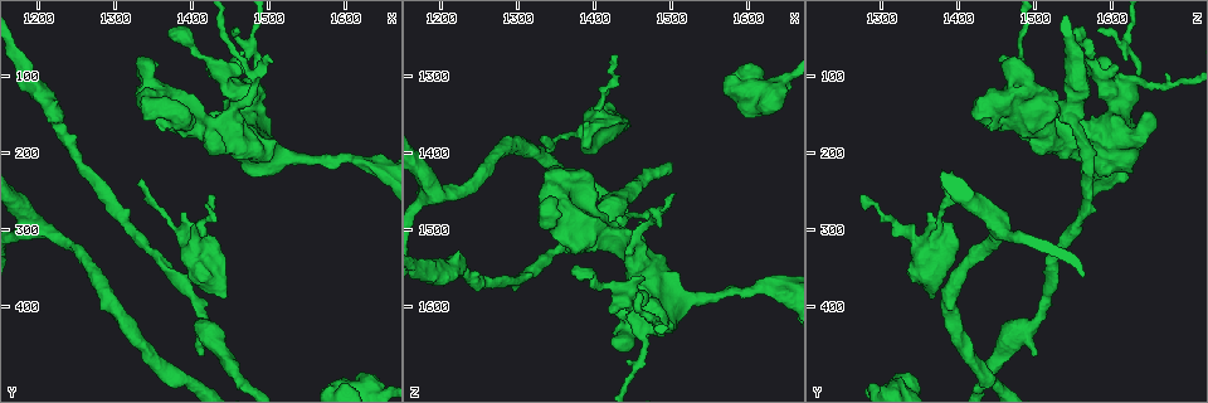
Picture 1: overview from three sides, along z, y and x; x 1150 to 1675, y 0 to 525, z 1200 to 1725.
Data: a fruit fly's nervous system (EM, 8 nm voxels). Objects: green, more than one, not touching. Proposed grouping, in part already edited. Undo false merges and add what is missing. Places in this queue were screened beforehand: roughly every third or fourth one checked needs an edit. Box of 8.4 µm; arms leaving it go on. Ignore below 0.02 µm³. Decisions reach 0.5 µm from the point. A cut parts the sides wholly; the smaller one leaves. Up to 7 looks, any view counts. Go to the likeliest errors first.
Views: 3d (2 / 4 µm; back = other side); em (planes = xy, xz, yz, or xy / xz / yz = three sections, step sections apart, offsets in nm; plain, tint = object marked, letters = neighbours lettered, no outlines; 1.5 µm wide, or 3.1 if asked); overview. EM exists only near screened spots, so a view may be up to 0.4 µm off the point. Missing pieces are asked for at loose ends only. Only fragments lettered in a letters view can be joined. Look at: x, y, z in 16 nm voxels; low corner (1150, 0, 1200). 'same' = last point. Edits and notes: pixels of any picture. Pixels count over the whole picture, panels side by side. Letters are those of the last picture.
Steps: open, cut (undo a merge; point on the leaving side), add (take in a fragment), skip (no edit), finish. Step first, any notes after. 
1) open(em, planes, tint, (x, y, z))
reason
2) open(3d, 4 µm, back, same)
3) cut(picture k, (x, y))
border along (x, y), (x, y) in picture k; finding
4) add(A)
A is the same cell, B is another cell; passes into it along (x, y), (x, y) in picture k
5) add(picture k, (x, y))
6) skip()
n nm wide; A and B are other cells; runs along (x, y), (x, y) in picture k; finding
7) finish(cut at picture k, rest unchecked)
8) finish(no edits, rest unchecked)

open(3d, 4 µm, (1445, 385, 1365))
branch stops here

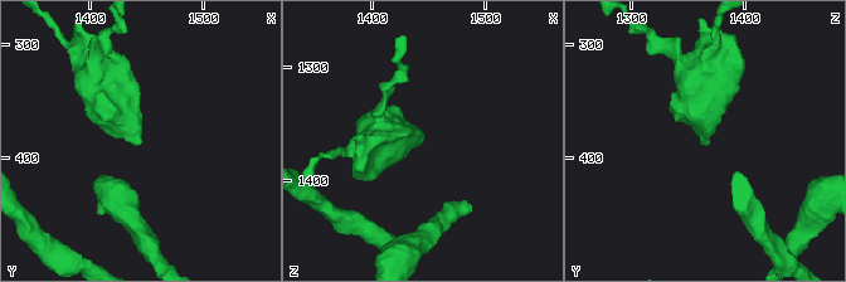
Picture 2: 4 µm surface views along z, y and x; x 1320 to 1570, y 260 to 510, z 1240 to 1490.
open(em, planes, plain, (1440, 390, 1364))
shape alone is not enough

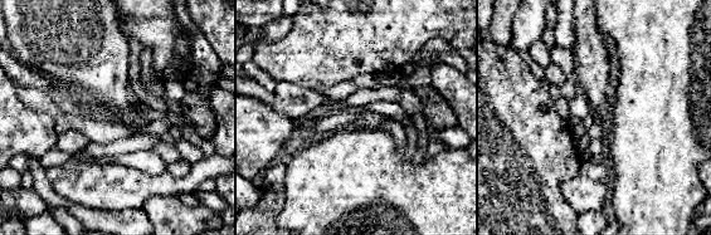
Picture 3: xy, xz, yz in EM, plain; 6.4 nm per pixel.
open(em, planes, letters, same)
what lies round it

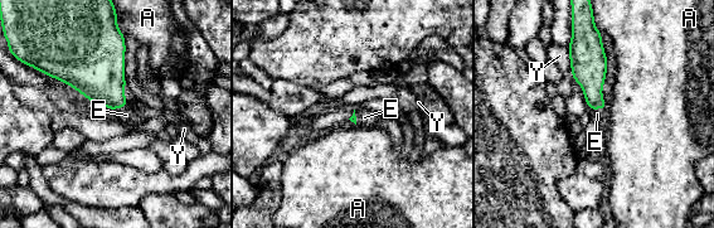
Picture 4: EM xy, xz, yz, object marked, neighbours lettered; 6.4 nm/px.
add(E)
Y touches over 170 nm; E is the same cell, A and Y are other cells; passes into it along (588, 69), (597, 107), (597, 114) in picture 4; the neuron continues

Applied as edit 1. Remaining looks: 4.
open(em, planes, letters, (1350, 90, 1455))
stops while still wide

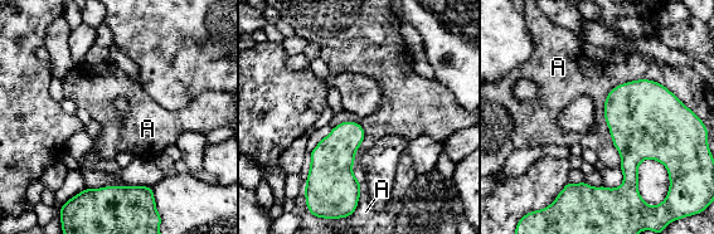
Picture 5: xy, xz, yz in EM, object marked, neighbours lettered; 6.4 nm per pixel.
skip()
200 nm wide; A is another cell; border along (656, 81), (607, 94), (618, 166) in picture 5; no lettered fragment goes on from it

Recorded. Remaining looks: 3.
open(3d, 4 µm, (1375, 40, 1555))
branch stops here

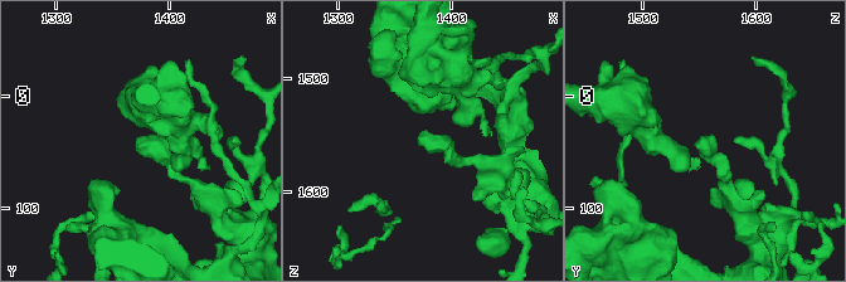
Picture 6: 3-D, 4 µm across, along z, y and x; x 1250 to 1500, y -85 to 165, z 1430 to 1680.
open(em, planes, letters, (1368, 42, 1552))

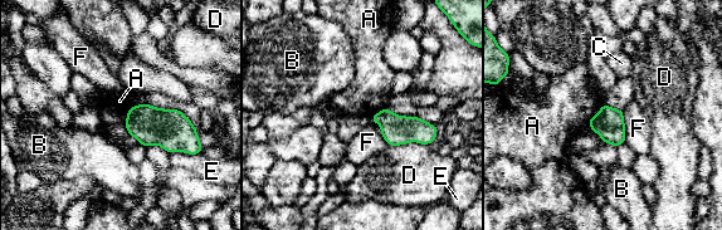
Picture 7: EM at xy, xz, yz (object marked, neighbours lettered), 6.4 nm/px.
skip()
A, B, C, D, E and F are other cells; border along (604, 104), (589, 120), (588, 126) in picture 7; none of them fits

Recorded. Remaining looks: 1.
finish(add at picture 4, rest unchecked)

